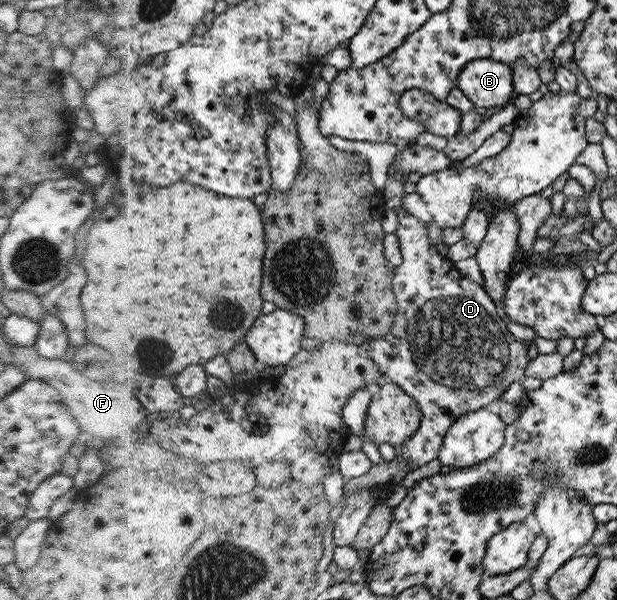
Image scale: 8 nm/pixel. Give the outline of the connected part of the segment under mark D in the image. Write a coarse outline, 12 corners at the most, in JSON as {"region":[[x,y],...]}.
{"region":[[396,209],[398,315],[364,350],[417,401],[403,463],[523,377],[478,282]]}

